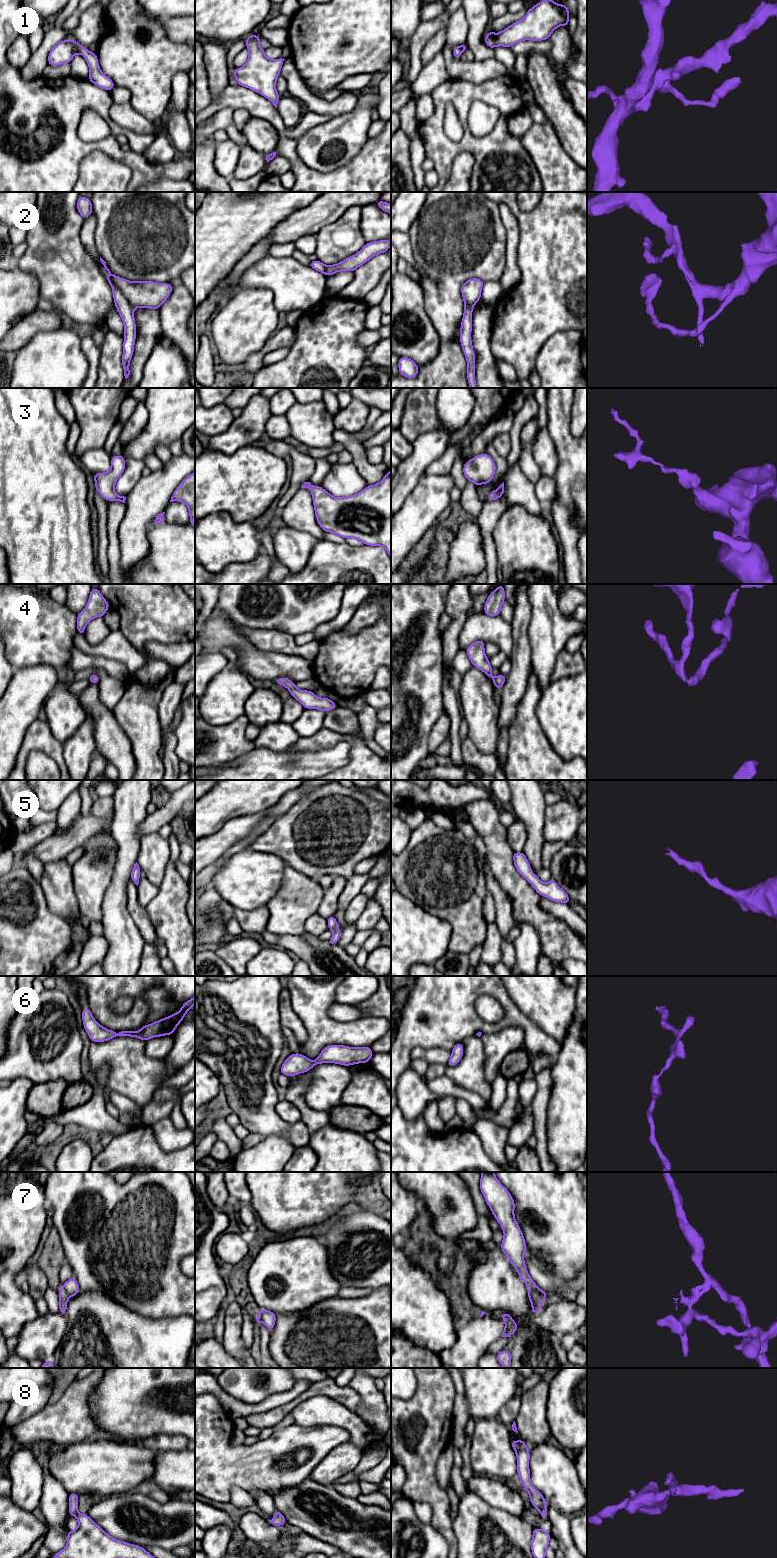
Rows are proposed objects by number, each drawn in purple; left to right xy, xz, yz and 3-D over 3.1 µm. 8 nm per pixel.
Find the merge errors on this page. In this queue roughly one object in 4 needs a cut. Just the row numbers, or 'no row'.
2, 7

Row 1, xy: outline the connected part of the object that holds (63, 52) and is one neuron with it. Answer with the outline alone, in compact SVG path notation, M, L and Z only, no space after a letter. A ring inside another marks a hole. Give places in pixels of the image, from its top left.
M67 39L56 44L48 55L48 65L59 66L72 62L75 54L83 54L89 66L88 80L98 87L111 91L115 83L107 77L99 67L96 53L93 53L73 39Z

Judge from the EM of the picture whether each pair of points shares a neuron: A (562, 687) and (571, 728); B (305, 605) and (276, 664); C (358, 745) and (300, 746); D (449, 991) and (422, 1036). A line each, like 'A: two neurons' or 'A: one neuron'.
A: one neuron
B: two neurons
C: one neuron
D: one neuron

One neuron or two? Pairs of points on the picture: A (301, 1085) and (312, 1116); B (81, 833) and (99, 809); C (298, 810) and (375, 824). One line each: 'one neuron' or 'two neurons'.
A: one neuron
B: two neurons
C: one neuron

